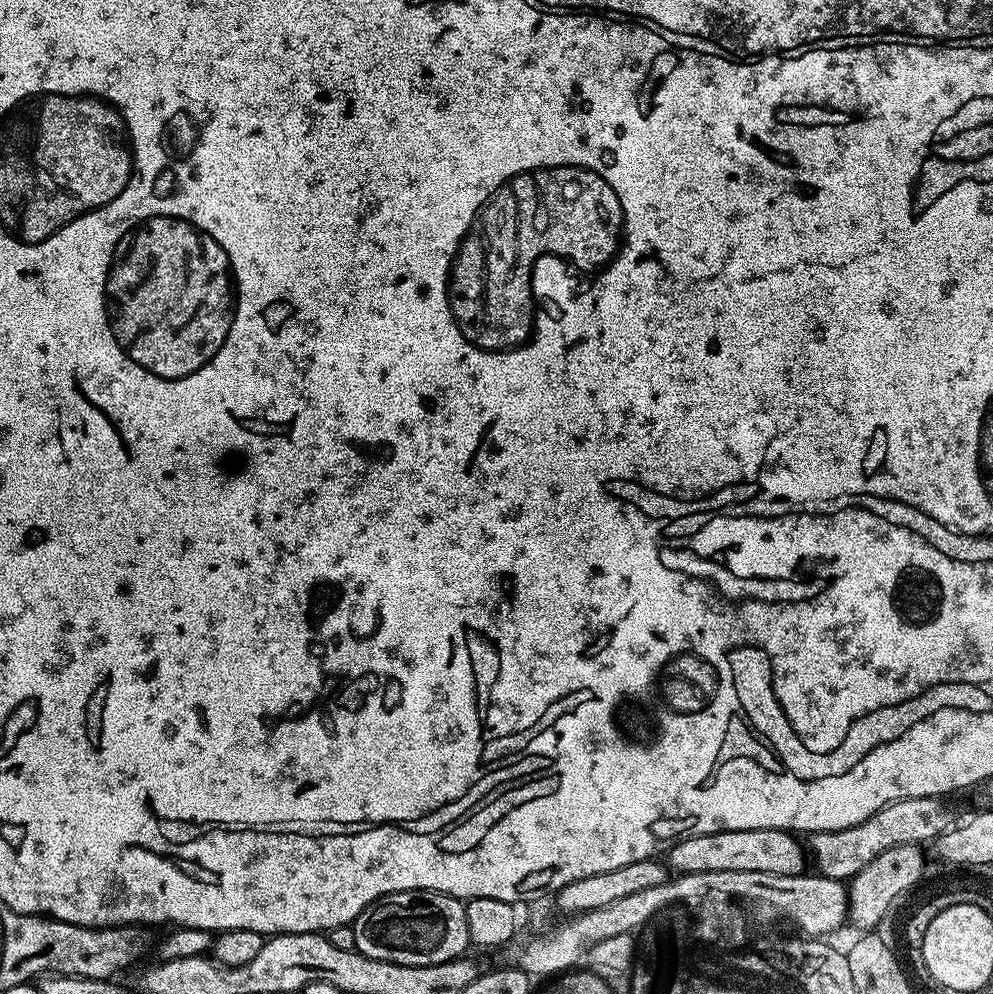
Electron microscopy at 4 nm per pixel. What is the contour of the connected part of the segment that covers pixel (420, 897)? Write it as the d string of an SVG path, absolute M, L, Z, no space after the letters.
M392 892L378 898L356 914L350 926L354 930L356 951L382 962L394 962L402 966L430 966L454 960L465 955L470 948L468 927L466 926L465 901L441 892Z

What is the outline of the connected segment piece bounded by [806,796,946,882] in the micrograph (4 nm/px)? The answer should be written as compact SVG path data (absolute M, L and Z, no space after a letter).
M938 796L894 800L882 810L870 814L866 822L858 822L858 826L850 826L846 830L813 832L806 840L811 863L812 860L816 863L815 871L819 875L845 882L851 881L863 868L870 866L870 862L874 862L878 854L886 854L886 850L903 844L924 846L927 845L927 840L928 843L935 841L936 837L946 831L944 804L945 801Z

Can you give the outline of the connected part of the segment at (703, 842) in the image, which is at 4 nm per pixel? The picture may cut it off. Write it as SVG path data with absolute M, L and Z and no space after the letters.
M726 830L701 836L686 836L671 845L666 864L673 873L699 872L769 872L798 876L805 871L806 848L791 832L770 830Z

